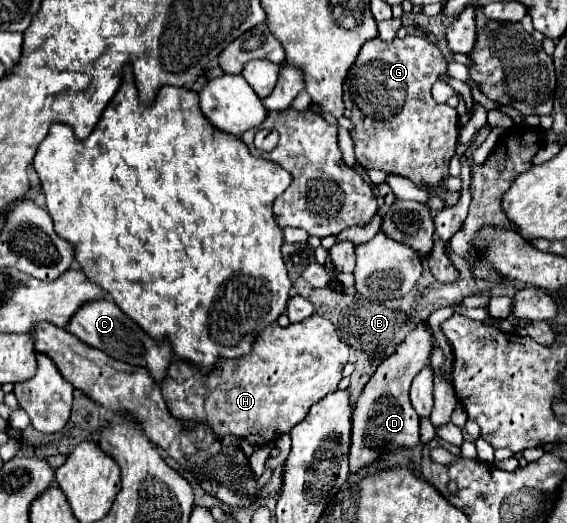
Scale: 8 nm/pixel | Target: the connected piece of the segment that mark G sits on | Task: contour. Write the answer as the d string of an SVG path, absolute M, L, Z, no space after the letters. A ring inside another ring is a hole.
M420 36L394 38L384 42L380 38L368 40L352 68L348 70L348 78L344 82L344 116L352 120L352 140L356 150L356 160L364 168L378 168L388 174L398 174L416 182L422 190L430 192L426 184L438 186L444 178L448 178L448 164L454 156L458 144L458 112L448 104L438 104L432 98L432 84L446 76L448 62L438 50L436 44L428 42Z

